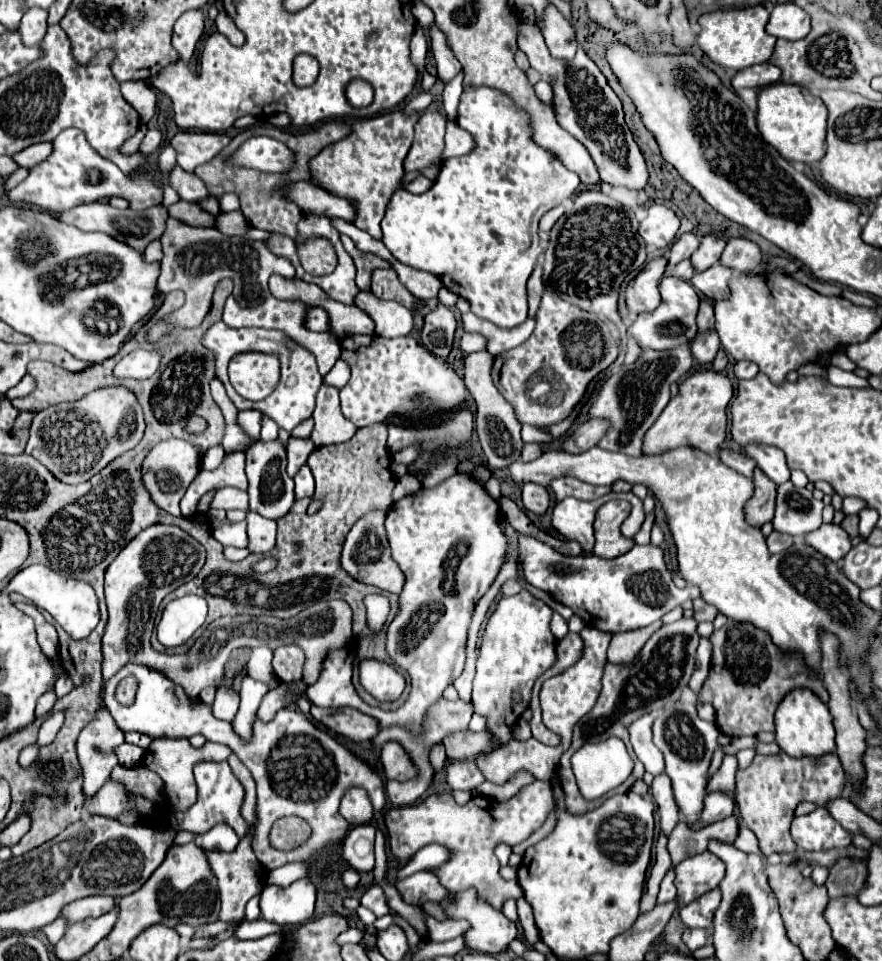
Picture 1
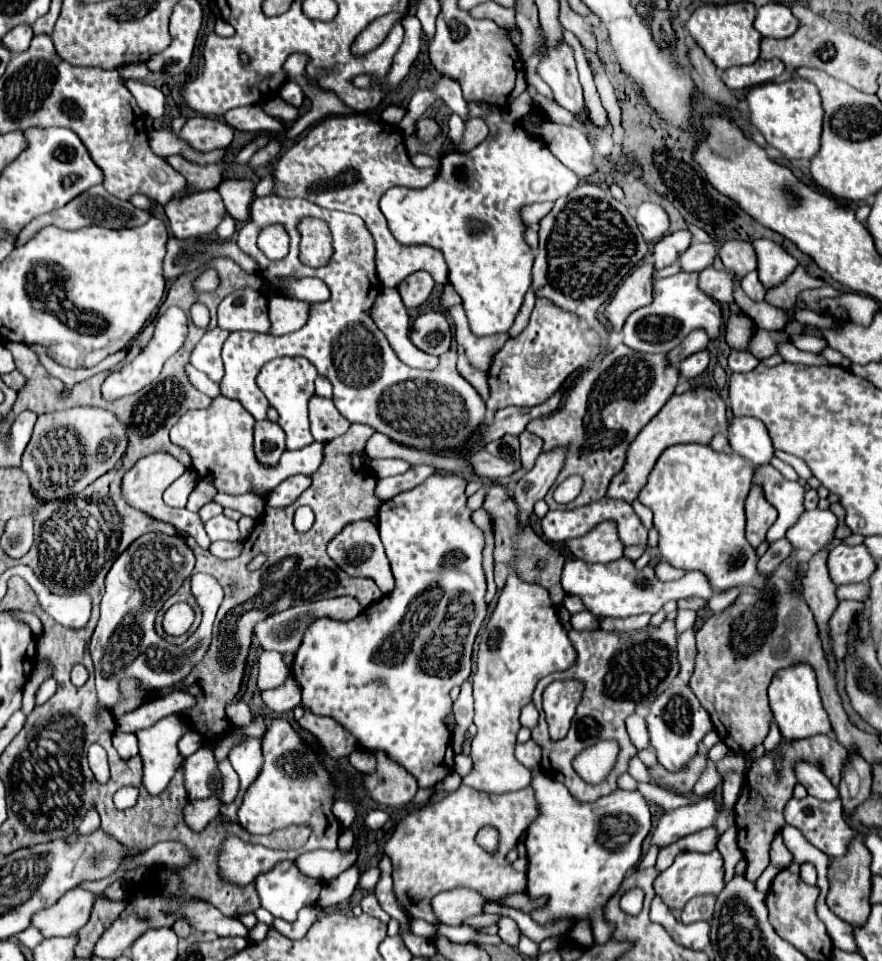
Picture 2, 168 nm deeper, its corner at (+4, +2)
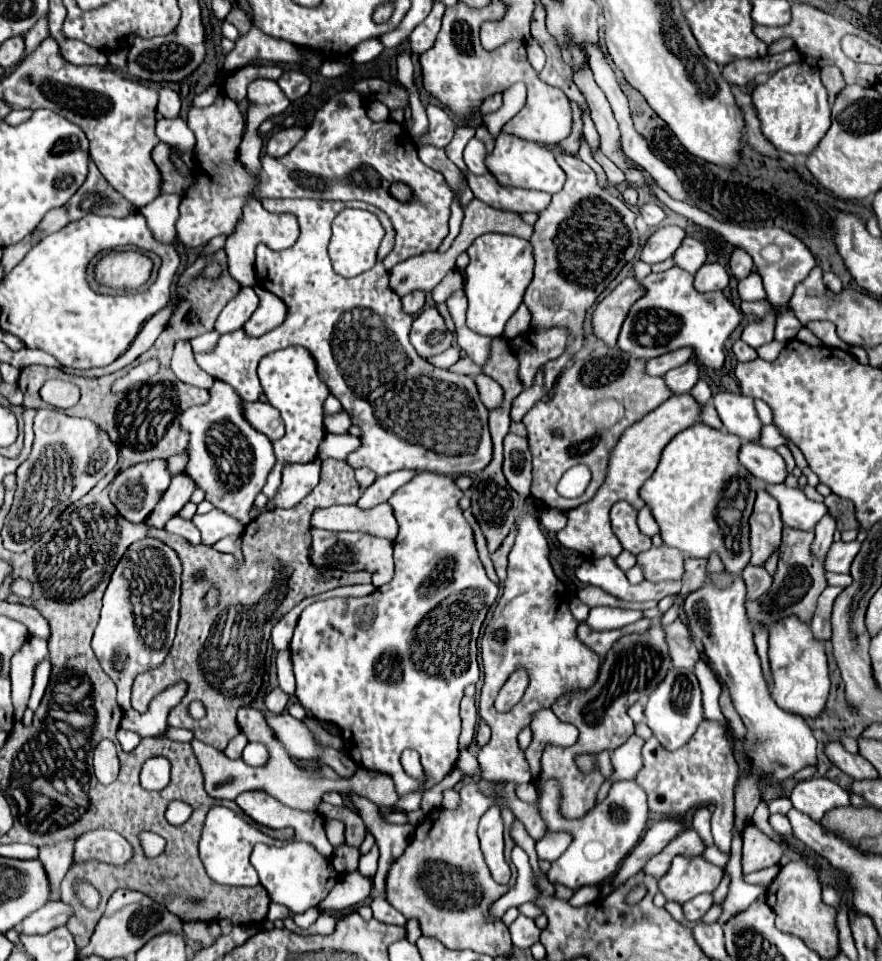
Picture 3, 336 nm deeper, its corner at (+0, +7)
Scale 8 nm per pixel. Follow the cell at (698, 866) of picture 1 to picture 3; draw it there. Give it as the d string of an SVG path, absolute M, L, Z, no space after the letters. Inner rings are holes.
M701 855L694 858L676 856L670 872L660 878L660 890L666 900L684 904L698 894L712 894L722 877L723 869L706 861Z

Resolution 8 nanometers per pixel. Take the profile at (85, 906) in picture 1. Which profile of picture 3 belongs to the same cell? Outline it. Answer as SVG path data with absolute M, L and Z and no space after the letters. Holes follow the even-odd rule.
M58 900L46 904L22 920L22 934L46 934L50 932L50 928L64 926L68 918L70 918L70 906L66 906L64 902Z

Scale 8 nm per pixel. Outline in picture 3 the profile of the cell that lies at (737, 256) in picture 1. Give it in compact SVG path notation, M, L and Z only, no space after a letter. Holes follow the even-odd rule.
M734 248L732 258L730 258L730 272L734 274L734 278L744 280L752 270L754 270L752 258L742 248Z

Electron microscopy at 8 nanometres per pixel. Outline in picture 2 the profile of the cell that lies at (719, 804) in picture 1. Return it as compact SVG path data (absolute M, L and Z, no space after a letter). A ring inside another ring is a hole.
M704 797L698 803L684 805L674 811L664 813L664 817L660 819L660 823L652 835L652 843L658 847L664 847L664 845L674 843L678 837L686 837L690 833L712 827L716 813L718 813L718 805L716 805L716 801L712 801L712 799L706 801L706 799L710 799L710 797Z

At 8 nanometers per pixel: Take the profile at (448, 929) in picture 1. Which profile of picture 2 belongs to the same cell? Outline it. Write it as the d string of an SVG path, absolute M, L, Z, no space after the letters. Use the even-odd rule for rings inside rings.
M478 915L478 917L470 917L470 919L462 921L462 925L466 925L466 927L474 927L474 929L480 929L480 927L494 925L494 921L498 921L498 915Z

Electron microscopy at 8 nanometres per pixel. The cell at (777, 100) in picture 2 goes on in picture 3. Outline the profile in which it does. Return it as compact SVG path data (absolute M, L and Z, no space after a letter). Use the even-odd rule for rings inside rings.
M806 62L788 64L786 68L774 72L764 84L754 88L752 102L762 124L762 134L774 144L776 150L788 154L808 156L832 124L828 94L820 80L820 72Z

